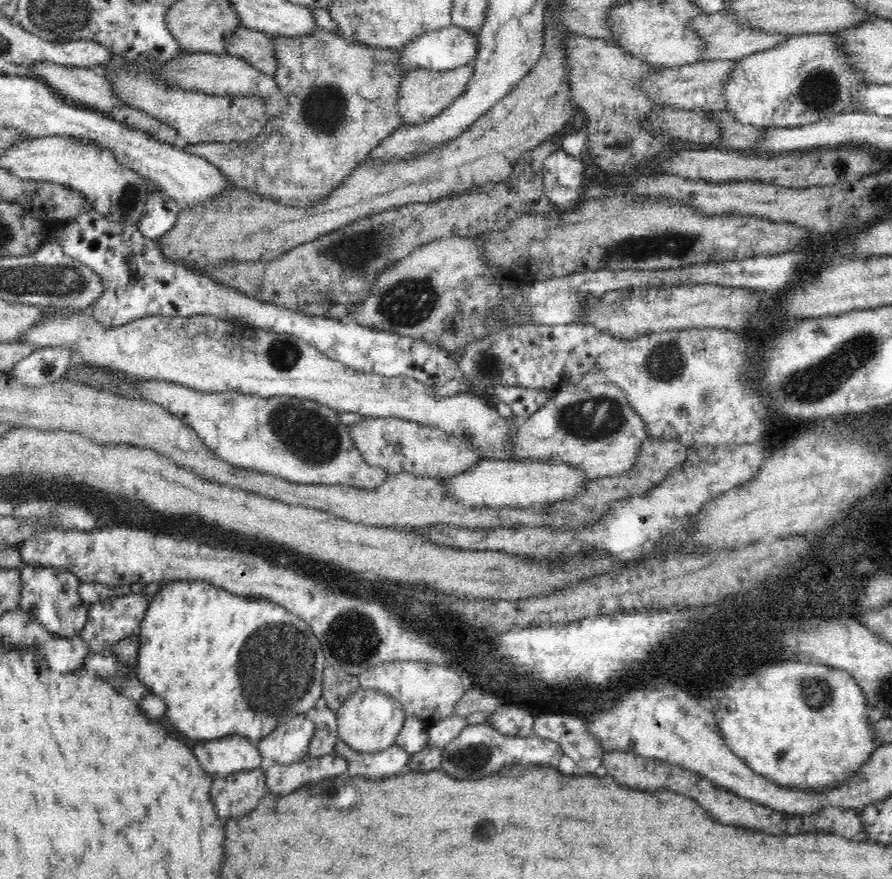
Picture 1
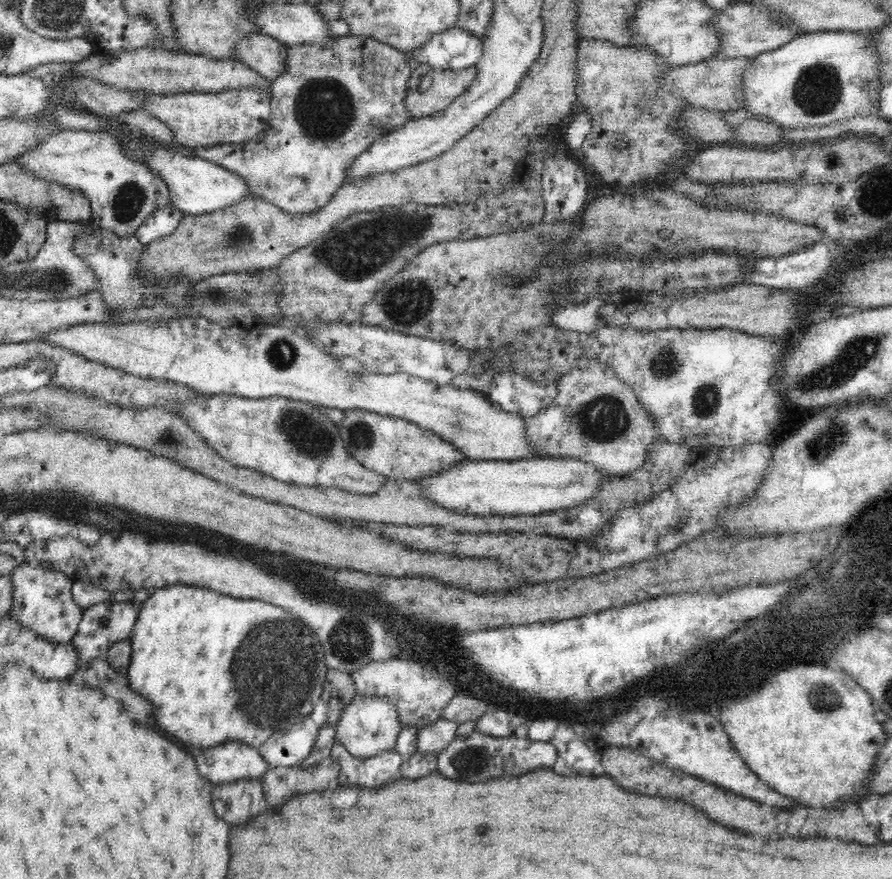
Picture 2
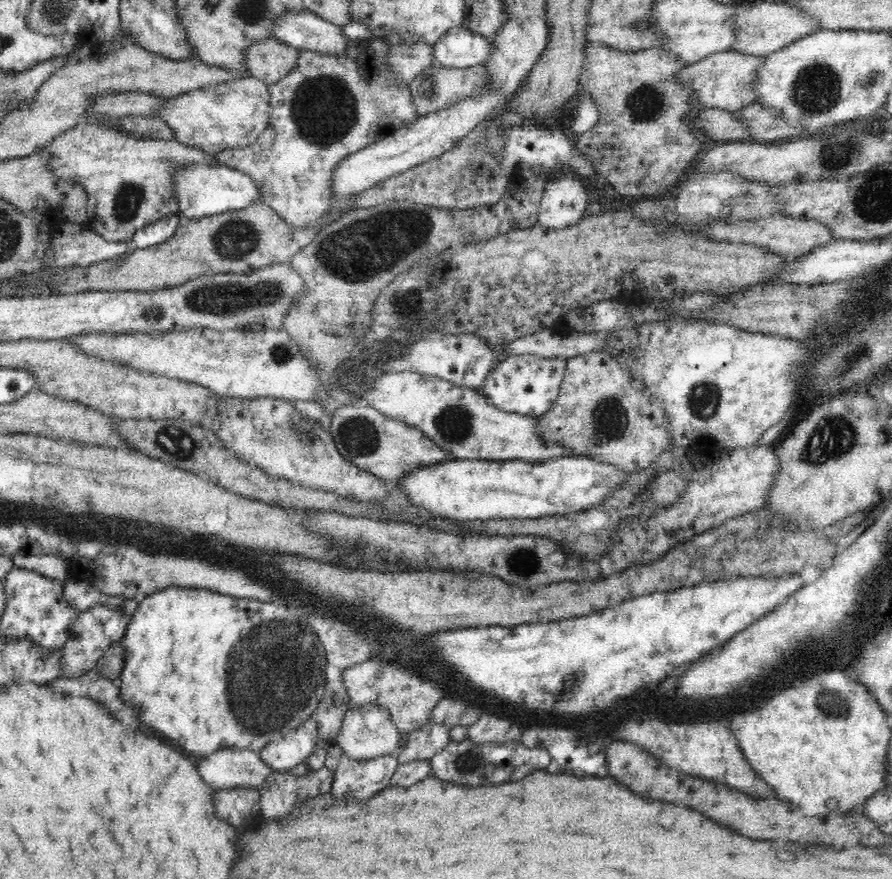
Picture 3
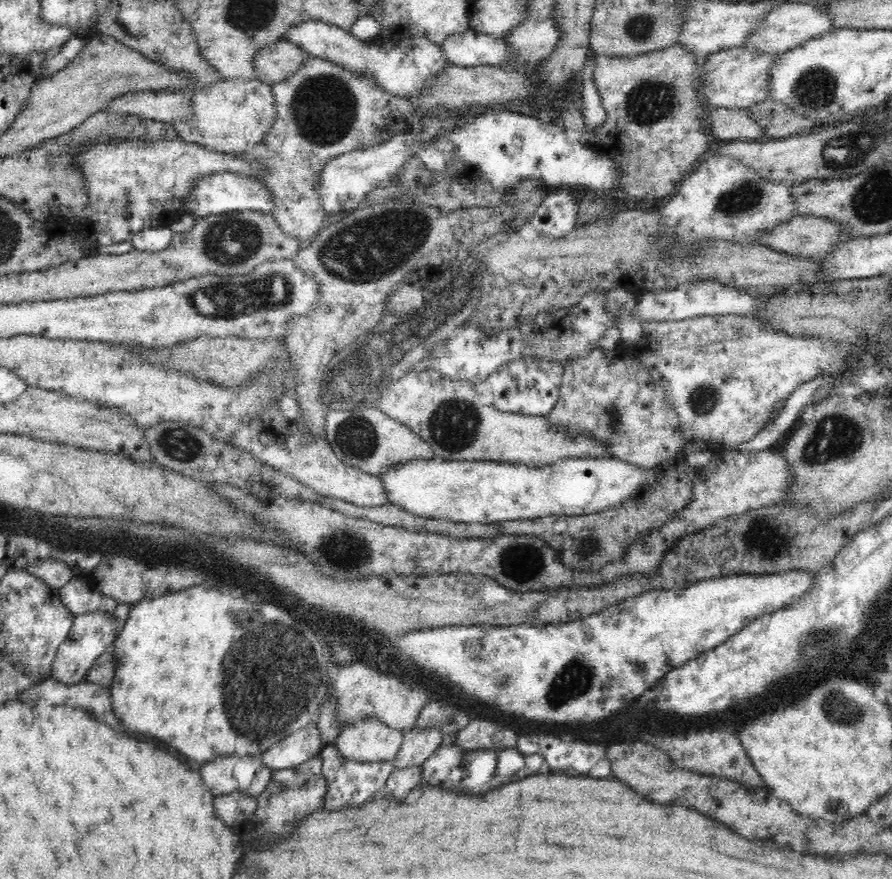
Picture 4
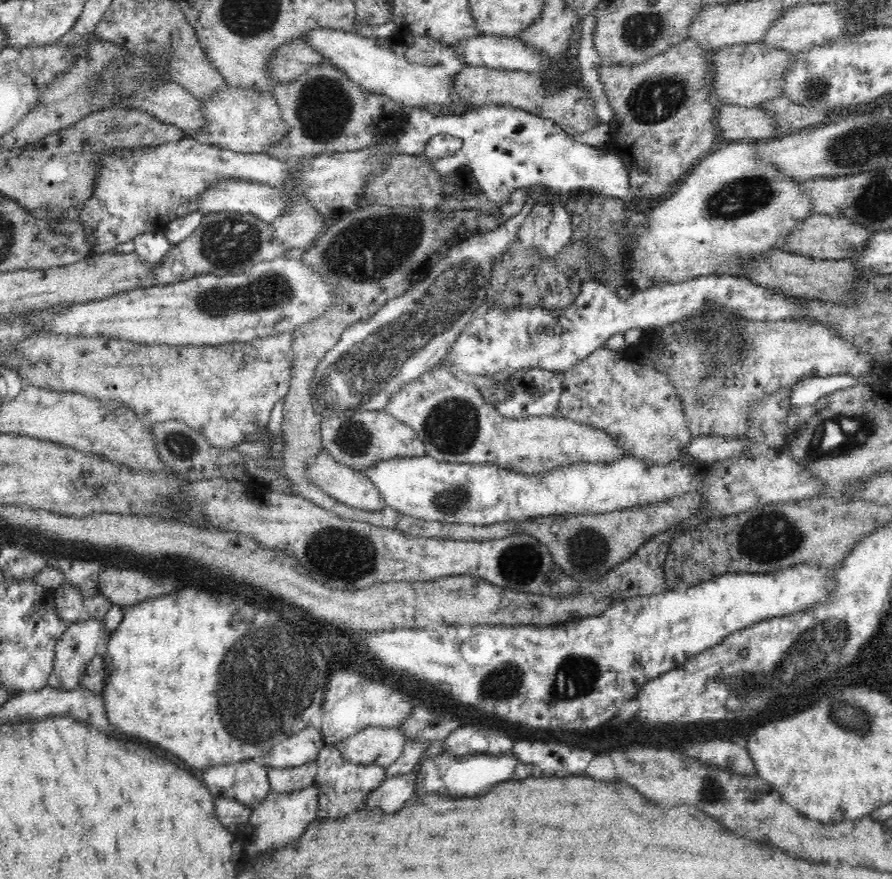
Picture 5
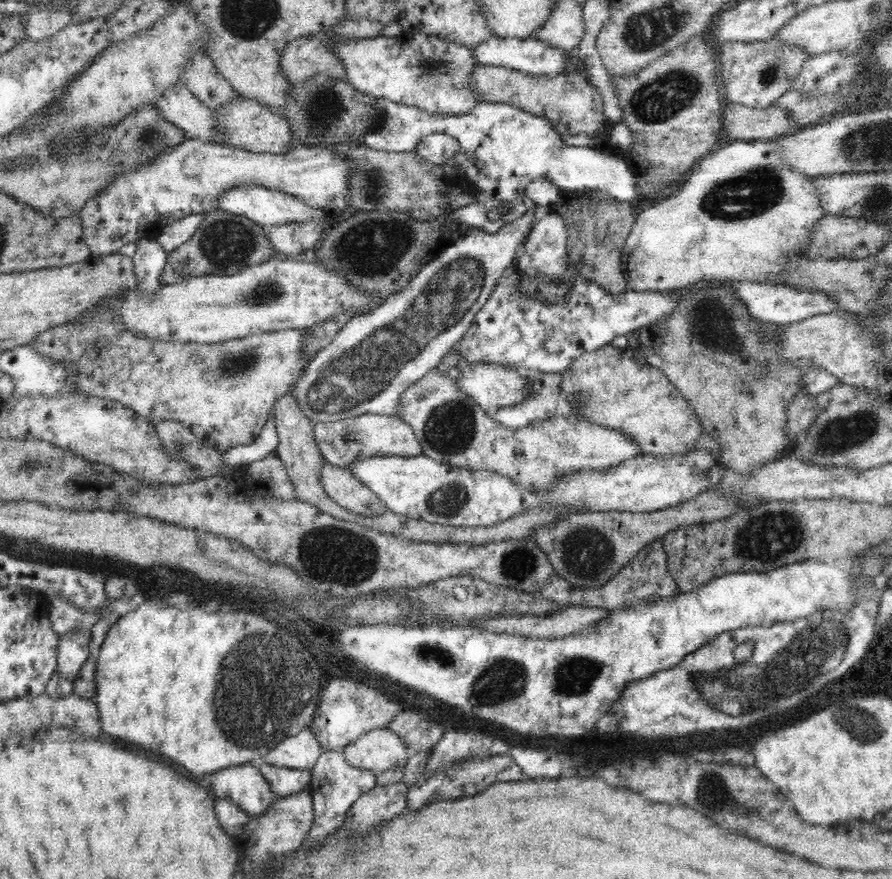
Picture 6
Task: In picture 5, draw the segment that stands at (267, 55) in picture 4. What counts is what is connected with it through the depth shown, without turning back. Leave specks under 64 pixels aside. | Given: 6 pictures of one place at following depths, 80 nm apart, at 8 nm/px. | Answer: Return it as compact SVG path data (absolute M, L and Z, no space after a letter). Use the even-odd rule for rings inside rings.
M298 37L273 52L269 60L269 74L276 82L287 83L320 65L336 67L325 56L316 52L304 37Z

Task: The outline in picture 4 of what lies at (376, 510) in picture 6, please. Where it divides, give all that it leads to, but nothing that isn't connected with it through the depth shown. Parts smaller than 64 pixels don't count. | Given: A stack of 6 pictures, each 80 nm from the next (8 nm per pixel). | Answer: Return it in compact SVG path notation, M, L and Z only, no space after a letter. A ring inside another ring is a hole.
M278 402L264 411L259 419L251 420L244 428L240 428L233 435L231 443L238 449L250 452L273 469L282 470L294 477L320 495L337 498L359 507L379 507L387 503L388 495L380 477L348 466L336 458L325 437L310 439L308 435L301 435L296 423L293 426L292 422L284 421L278 409Z

